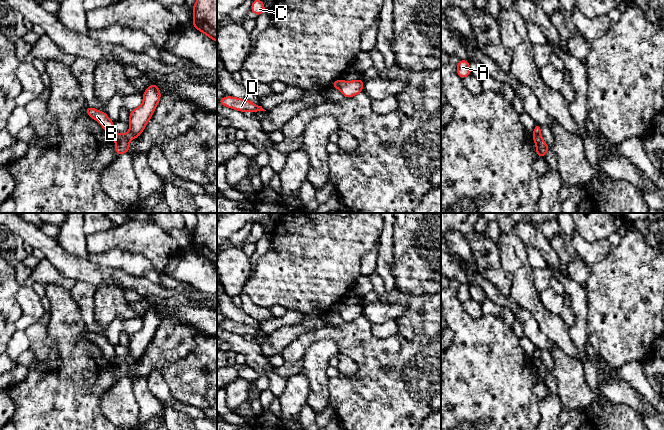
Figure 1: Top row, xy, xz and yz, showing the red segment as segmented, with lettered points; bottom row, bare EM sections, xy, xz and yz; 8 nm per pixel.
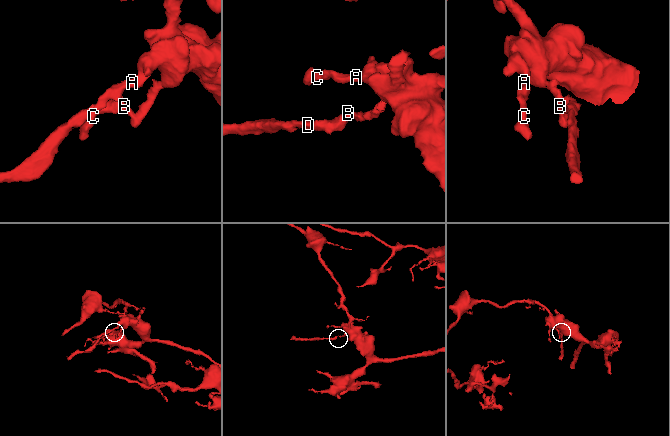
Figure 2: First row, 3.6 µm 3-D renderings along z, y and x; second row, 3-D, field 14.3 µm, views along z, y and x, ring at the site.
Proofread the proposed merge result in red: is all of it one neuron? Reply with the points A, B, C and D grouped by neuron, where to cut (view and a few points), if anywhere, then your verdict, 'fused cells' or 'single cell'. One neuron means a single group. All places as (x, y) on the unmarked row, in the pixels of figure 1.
groups A C / B D; cut yz (539, 357), (533, 359); fused cells

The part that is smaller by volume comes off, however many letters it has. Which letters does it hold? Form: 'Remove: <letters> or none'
Remove: B, D

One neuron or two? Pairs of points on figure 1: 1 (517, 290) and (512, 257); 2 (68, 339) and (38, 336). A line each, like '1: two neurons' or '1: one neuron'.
1: one neuron
2: two neurons

